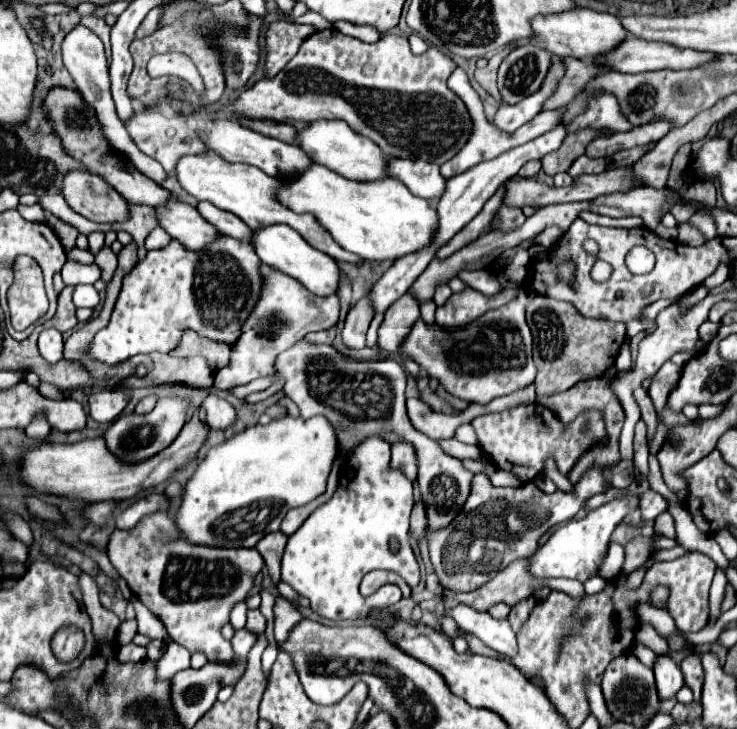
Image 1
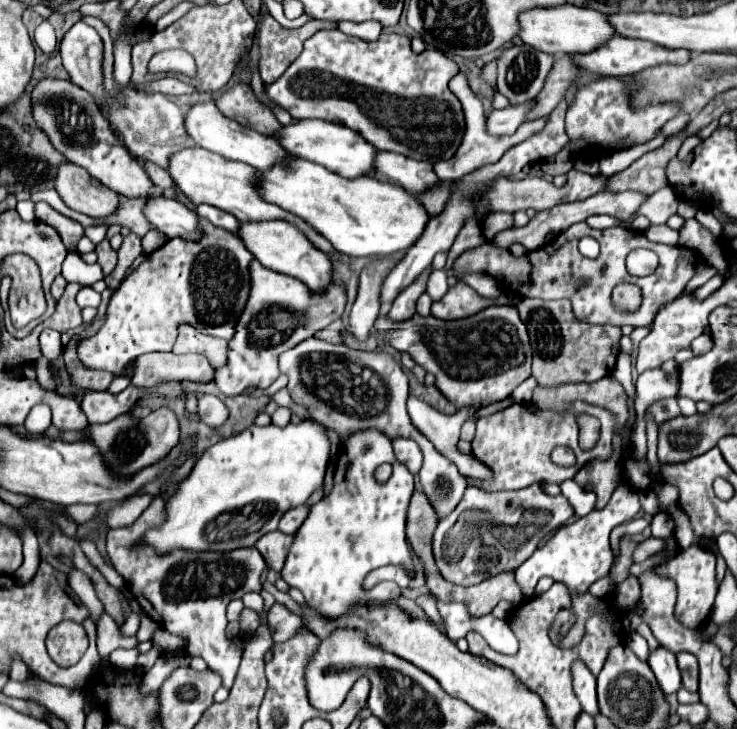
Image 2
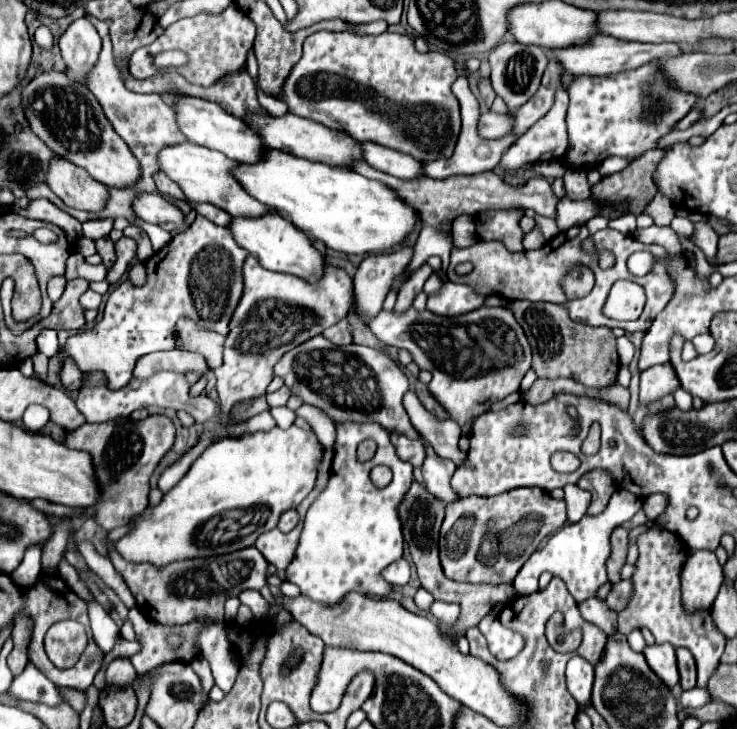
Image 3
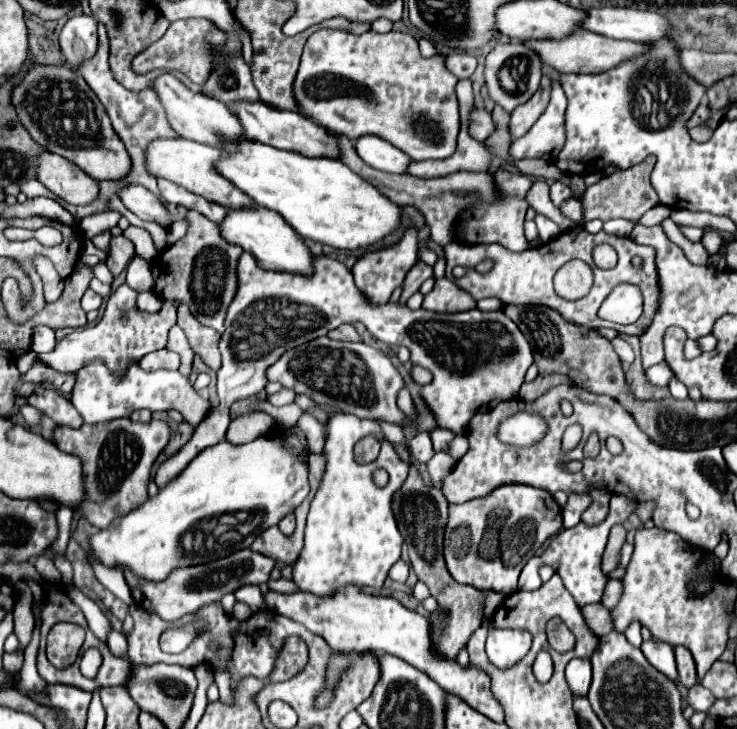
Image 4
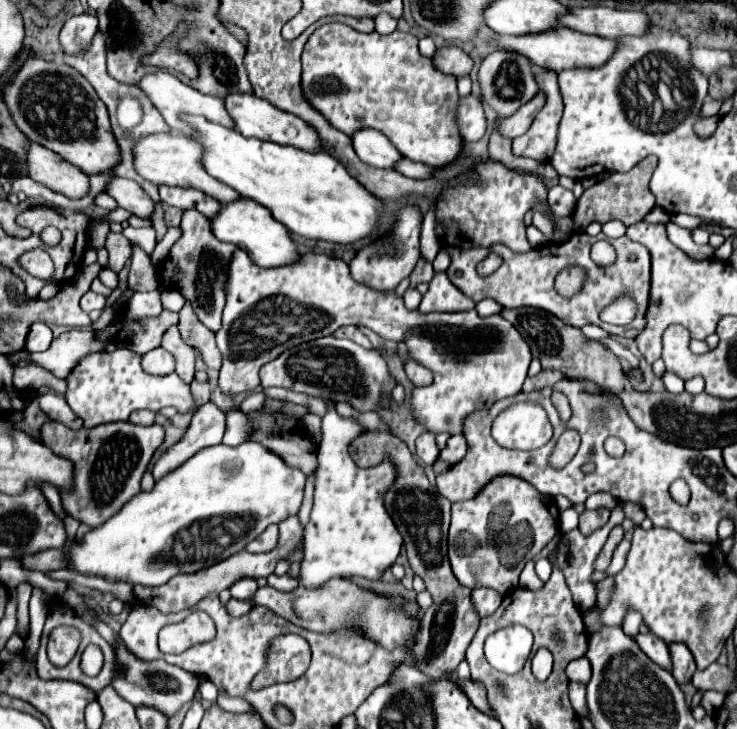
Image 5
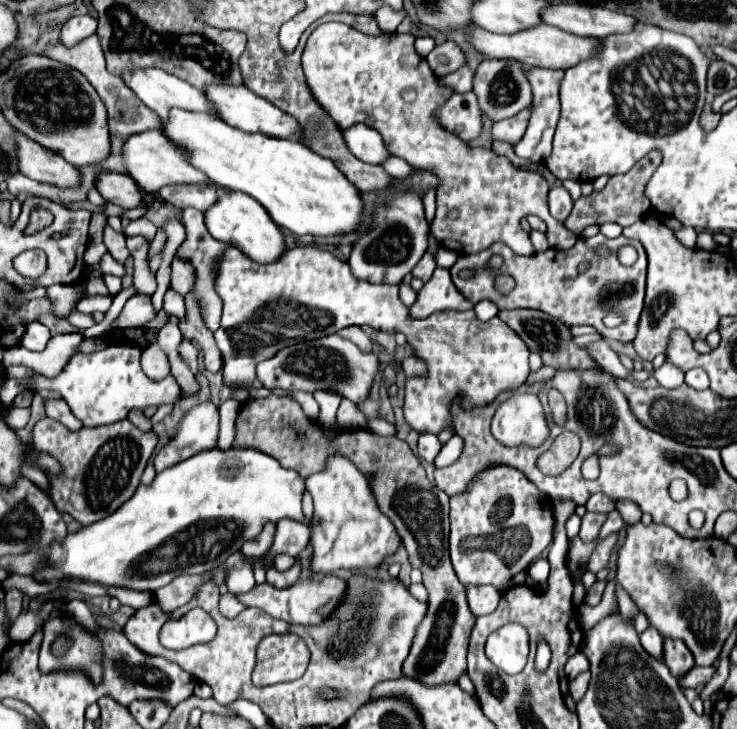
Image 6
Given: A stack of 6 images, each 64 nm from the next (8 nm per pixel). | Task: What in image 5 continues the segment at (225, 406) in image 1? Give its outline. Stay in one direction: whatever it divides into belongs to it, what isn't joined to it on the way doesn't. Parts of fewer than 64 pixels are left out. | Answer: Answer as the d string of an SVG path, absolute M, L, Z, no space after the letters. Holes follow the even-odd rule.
M130 348L84 356L66 378L66 402L74 414L84 420L86 428L128 420L130 412L142 408L158 412L160 408L174 406L180 414L196 410L188 384L184 384L174 372L166 376L146 374L140 366L140 356Z

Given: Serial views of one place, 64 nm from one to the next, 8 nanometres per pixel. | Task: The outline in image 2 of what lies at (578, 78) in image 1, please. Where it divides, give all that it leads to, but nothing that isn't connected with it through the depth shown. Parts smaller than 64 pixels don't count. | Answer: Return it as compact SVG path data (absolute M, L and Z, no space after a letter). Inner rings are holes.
M556 54L556 56L554 56L552 70L550 70L550 74L546 76L544 86L542 86L540 94L536 96L532 108L528 110L524 122L532 122L532 120L538 120L538 118L548 116L548 114L556 108L556 104L564 98L568 86L570 86L572 80L578 76L578 72L580 72L580 70L572 64L572 60L570 60L568 56Z

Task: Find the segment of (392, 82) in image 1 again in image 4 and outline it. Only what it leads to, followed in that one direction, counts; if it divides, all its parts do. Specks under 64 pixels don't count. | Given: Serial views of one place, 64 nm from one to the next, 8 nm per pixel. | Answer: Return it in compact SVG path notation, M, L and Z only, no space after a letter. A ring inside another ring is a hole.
M322 28L316 30L304 46L300 70L294 80L294 96L300 104L300 112L330 132L346 134L350 140L364 134L376 134L412 156L412 160L444 160L454 154L460 130L458 98L454 92L456 82L458 78L444 66L444 56L436 54L432 58L424 58L418 52L416 38L412 34L378 34L370 30L356 36L346 30Z

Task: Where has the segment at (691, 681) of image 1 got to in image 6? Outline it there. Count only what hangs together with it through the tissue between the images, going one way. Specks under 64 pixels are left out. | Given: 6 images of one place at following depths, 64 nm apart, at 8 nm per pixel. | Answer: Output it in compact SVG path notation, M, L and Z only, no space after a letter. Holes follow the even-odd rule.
M664 638L662 660L674 676L678 676L680 672L688 672L688 668L694 666L692 652L686 648L686 644L682 640L674 640L674 638Z

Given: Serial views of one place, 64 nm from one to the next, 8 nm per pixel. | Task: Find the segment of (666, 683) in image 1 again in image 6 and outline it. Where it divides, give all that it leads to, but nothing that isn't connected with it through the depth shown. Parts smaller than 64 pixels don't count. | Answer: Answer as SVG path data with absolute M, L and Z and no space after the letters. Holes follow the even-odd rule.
M648 626L648 628L646 628L642 634L640 634L640 642L642 642L644 650L646 650L650 656L656 656L656 658L660 658L660 652L662 652L664 638L662 638L662 634L660 634L656 628Z

